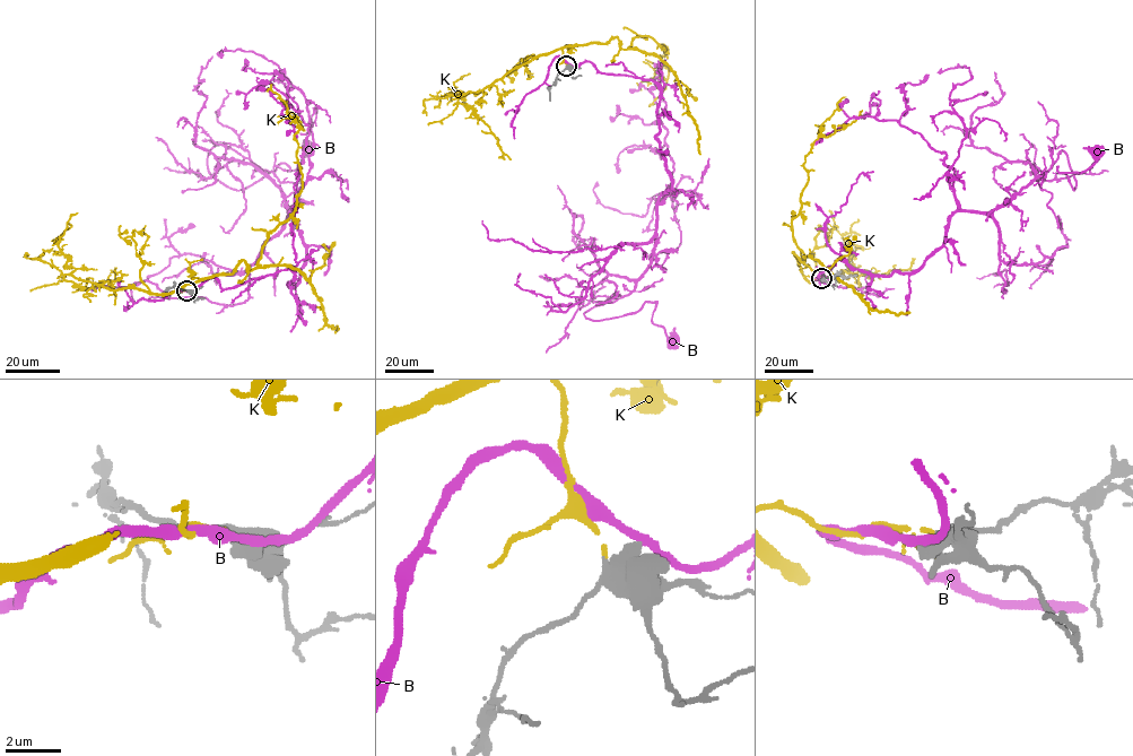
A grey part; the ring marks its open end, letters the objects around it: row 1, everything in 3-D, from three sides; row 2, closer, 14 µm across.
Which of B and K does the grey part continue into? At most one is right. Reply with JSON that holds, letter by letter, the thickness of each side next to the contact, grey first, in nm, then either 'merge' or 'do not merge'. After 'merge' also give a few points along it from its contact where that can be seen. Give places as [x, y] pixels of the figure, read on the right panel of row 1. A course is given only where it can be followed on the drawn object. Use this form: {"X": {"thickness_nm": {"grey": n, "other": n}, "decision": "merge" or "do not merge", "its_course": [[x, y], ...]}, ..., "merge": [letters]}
{"B": {"thickness_nm": {"grey": 650, "other": 300}, "decision": "do not merge"}, "K": {"thickness_nm": {"grey": 460, "other": 120}, "decision": "merge", "its_course": [[821, 278], [804, 276], [793, 252], [804, 260], [792, 220], [808, 181], [804, 156], [819, 137], [860, 112]]}, "merge": ["K"]}

